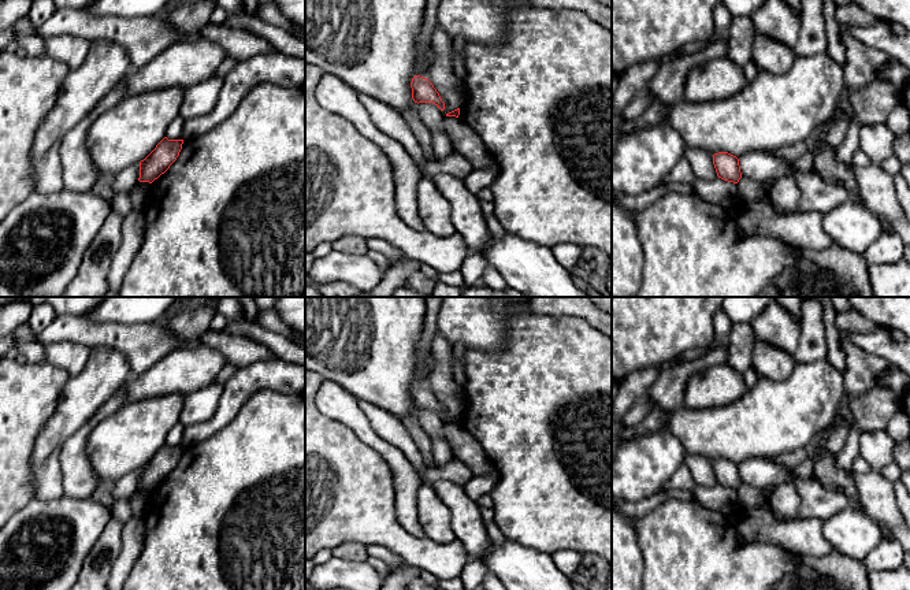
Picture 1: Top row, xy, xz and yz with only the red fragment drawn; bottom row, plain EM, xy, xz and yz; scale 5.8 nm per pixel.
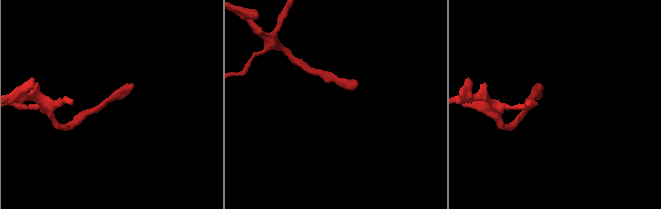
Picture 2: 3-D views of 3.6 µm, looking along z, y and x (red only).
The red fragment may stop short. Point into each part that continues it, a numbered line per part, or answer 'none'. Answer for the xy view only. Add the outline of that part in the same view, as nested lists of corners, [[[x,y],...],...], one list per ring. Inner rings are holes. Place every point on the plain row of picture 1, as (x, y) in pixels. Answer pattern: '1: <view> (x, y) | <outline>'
none

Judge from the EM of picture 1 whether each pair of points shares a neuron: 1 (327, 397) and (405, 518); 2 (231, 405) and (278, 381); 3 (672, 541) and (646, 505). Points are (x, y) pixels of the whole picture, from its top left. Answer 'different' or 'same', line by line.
1: same
2: same
3: different

